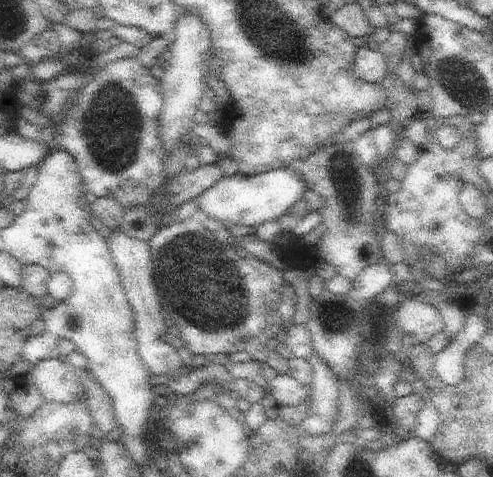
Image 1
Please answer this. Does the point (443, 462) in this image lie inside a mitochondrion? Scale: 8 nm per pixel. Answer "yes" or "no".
no

